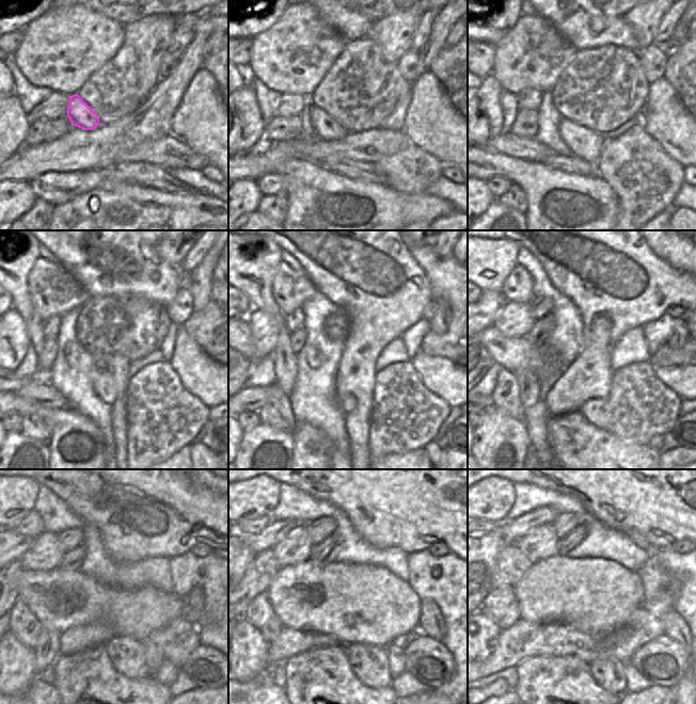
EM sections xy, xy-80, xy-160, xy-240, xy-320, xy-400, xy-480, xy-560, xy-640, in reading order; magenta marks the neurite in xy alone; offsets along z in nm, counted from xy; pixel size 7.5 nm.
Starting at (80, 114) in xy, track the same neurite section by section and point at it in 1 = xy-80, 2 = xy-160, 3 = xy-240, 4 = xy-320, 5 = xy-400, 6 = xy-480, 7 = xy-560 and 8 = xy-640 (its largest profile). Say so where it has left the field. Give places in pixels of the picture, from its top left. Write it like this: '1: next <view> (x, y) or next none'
1: next xy-80 (327, 128)
2: next xy-160 (583, 143)
3: next xy-240 (103, 381)
4: next xy-320 (347, 402)
5: next xy-400 (597, 412)
6: next xy-480 (126, 654)
7: next xy-560 (369, 664)
8: next xy-640 (608, 672)

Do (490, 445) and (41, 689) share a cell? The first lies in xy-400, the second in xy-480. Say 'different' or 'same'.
different

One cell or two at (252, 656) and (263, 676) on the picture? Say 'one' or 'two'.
two

